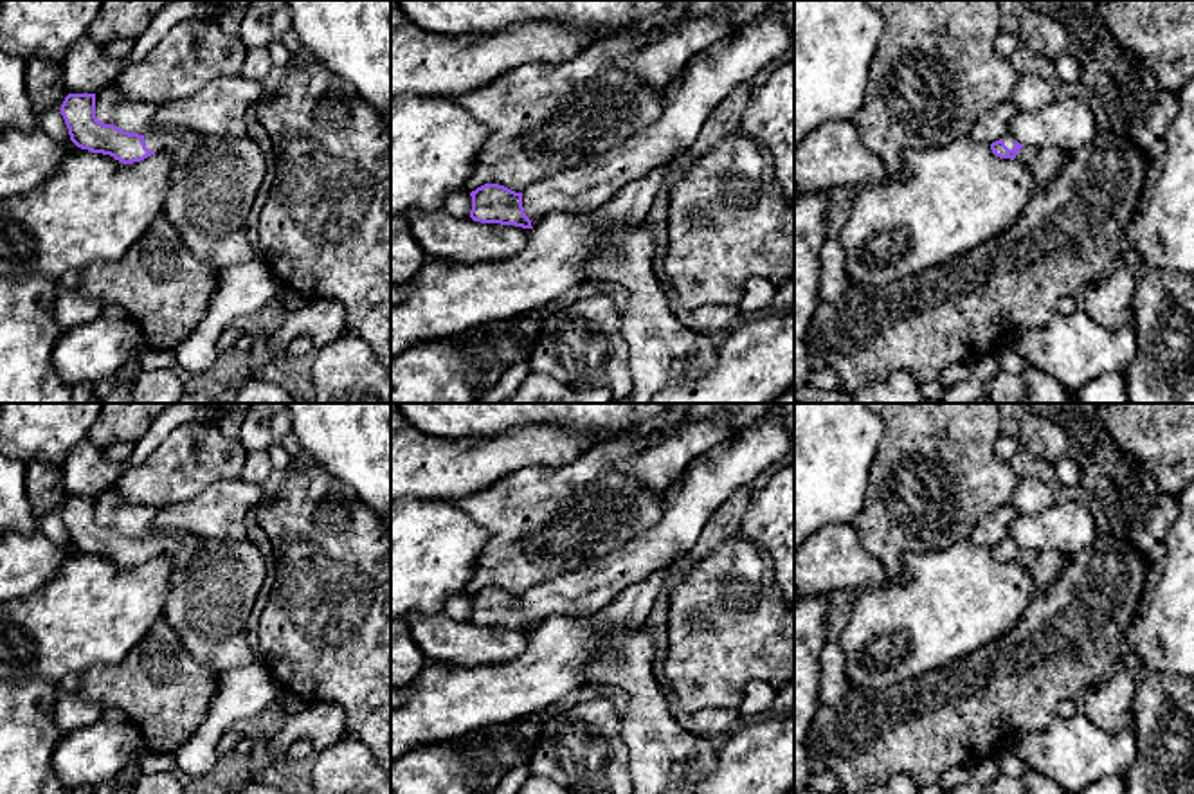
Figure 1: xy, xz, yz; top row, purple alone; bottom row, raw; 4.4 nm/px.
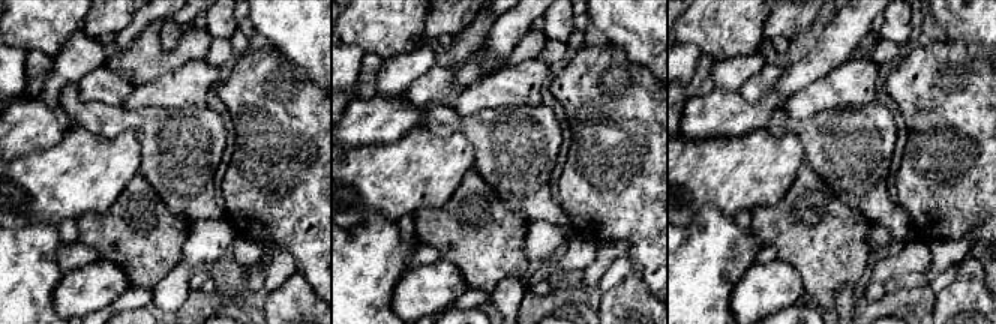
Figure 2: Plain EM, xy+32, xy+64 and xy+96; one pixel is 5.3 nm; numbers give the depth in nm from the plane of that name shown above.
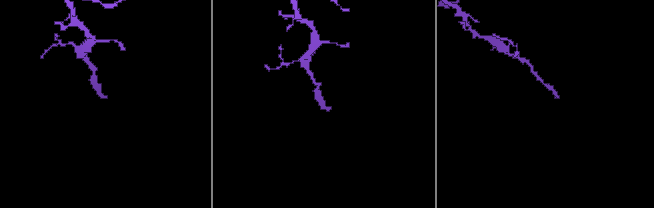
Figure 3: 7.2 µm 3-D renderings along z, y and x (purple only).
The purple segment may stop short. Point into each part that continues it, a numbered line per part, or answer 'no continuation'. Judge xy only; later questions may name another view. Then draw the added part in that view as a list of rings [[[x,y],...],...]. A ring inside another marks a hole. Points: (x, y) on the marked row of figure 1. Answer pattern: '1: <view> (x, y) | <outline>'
1: xy (215, 179) | [[[198,131],[146,133],[149,151],[164,151],[171,158],[169,193],[164,216],[178,230],[194,257],[223,272],[258,257],[250,245],[249,212],[265,180],[265,153],[245,135],[207,135]]]

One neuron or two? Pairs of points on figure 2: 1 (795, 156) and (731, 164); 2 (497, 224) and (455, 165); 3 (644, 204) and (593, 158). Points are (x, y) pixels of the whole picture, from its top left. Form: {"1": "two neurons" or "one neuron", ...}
{"1": "one neuron", "2": "two neurons", "3": "one neuron"}

